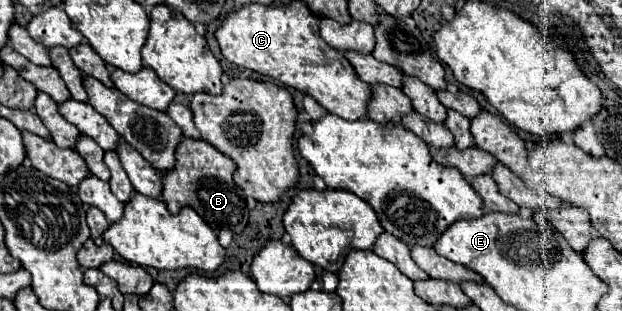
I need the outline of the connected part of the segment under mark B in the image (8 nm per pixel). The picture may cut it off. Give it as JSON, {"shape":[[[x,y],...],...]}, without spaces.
{"shape":[[[184,138],[176,152],[176,168],[174,172],[166,172],[164,176],[164,190],[162,200],[168,206],[170,214],[178,214],[180,208],[190,206],[196,210],[202,220],[212,230],[232,230],[240,234],[248,224],[248,206],[244,202],[244,192],[234,184],[232,174],[236,166],[228,156],[222,156],[214,146],[206,144],[204,140]]]}

